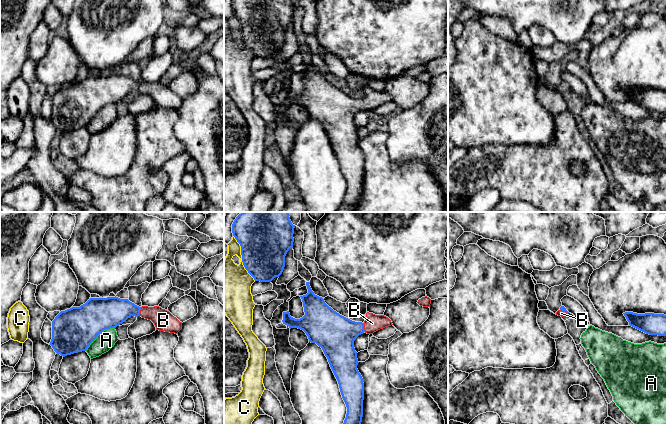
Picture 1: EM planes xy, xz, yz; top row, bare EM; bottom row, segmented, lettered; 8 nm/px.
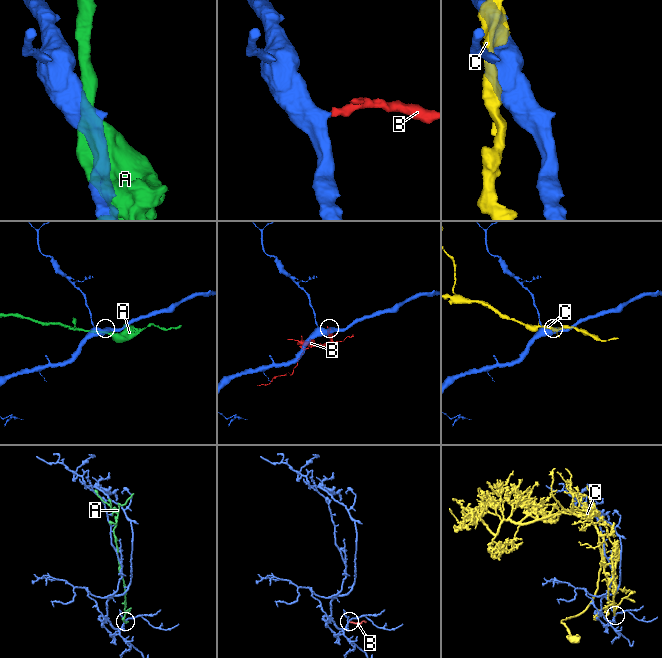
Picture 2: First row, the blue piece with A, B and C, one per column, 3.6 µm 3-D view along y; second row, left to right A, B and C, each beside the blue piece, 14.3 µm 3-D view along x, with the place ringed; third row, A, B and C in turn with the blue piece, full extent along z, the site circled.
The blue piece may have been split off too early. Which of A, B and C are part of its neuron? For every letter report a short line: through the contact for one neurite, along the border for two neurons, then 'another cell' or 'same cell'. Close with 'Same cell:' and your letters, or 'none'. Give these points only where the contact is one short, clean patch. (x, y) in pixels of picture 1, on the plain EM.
A: another cell
B: xy (110, 88), (139, 87), (154, 89), (163, 96) | same cell
C: another cell
Same cell: B

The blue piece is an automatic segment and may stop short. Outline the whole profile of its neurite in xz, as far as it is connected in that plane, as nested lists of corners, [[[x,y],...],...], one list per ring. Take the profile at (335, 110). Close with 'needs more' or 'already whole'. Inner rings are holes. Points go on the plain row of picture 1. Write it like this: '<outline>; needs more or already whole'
[[[309,58],[308,69],[300,72],[305,91],[300,95],[283,88],[283,100],[303,106],[309,118],[322,124],[330,143],[338,157],[342,174],[347,183],[343,202],[337,212],[355,212],[363,193],[364,159],[357,145],[355,115],[363,110],[373,110],[393,101],[384,91],[366,89],[362,98],[352,97],[329,83],[322,73],[314,70]]]; needs more

